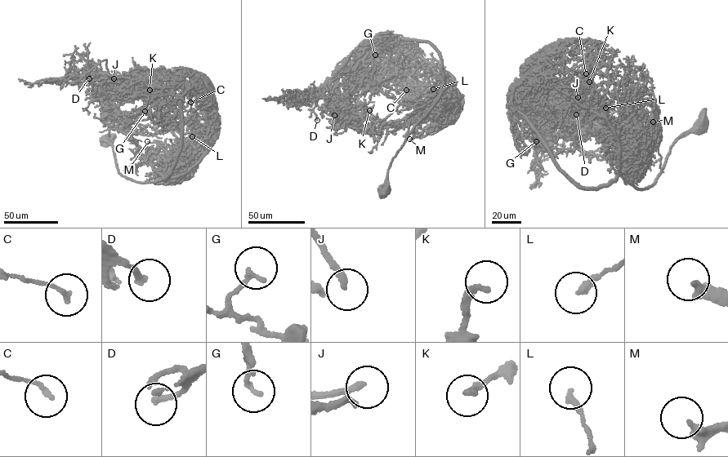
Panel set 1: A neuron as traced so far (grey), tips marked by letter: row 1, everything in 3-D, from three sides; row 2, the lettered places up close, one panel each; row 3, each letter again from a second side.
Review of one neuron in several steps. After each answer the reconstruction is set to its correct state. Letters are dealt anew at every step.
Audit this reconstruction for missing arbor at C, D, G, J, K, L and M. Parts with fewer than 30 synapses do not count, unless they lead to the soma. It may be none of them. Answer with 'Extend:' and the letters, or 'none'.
Extend: none

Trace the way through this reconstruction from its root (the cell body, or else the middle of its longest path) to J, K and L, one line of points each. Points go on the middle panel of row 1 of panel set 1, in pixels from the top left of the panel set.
J: (385, 192), (392, 160), (439, 97), (399, 104), (375, 122), (336, 104), (325, 86), (308, 89), (334, 115)
K: (385, 192), (392, 160), (439, 97), (399, 104), (377, 122), (342, 112), (357, 119), (369, 110)
L: (385, 192), (392, 160), (413, 127), (430, 111), (441, 90), (456, 82), (453, 79), (441, 82), (433, 89)

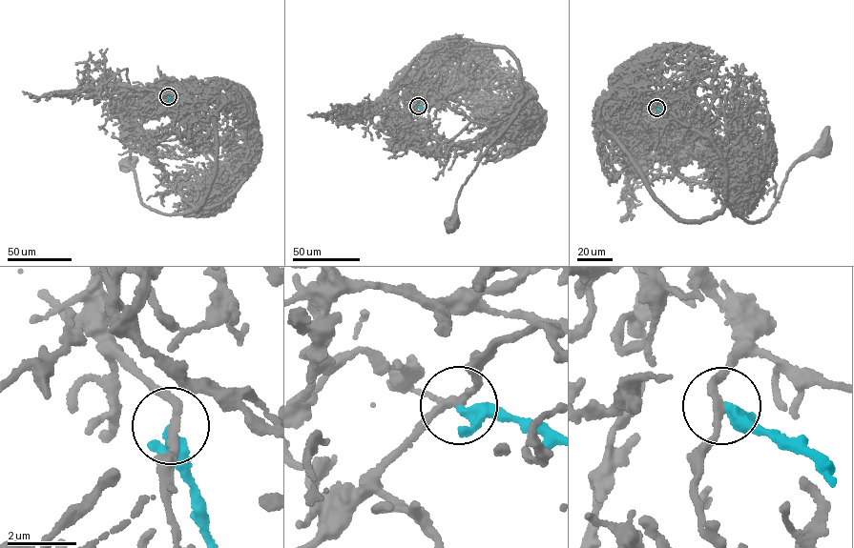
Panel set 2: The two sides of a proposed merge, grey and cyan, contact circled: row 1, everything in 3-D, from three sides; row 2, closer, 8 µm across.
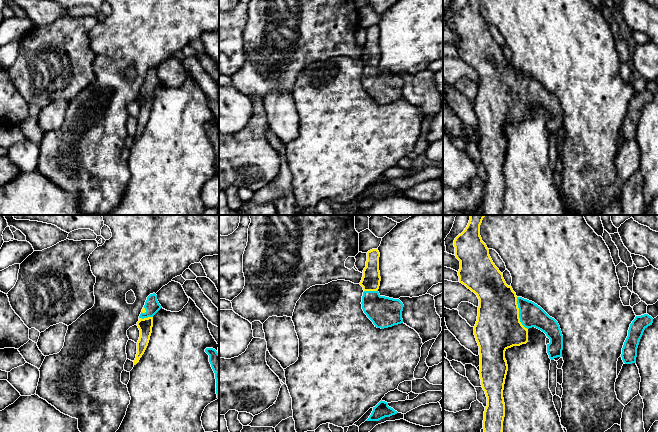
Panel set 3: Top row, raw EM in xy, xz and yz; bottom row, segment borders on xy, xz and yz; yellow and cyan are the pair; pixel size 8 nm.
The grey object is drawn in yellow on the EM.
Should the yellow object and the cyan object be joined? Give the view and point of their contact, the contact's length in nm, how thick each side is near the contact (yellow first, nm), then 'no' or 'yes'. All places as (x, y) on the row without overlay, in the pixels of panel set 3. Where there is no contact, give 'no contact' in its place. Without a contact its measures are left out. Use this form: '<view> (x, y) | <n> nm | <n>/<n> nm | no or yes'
yz (518, 89) | 280 nm | 360/190 nm | yes

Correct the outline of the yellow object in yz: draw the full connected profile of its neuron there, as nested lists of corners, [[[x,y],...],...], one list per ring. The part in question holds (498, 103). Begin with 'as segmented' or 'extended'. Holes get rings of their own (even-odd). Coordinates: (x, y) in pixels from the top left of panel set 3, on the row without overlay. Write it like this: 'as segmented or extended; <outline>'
extended; [[[468,0],[465,6],[455,14],[454,23],[455,32],[460,37],[459,58],[474,68],[479,75],[474,111],[479,122],[481,161],[487,173],[483,215],[501,215],[505,193],[503,166],[508,147],[505,127],[513,122],[526,120],[528,105],[535,103],[550,115],[550,119],[547,120],[547,129],[553,136],[562,133],[563,111],[554,94],[534,78],[517,73],[512,63],[506,60],[503,50],[493,39],[489,25],[482,17],[480,1]]]

